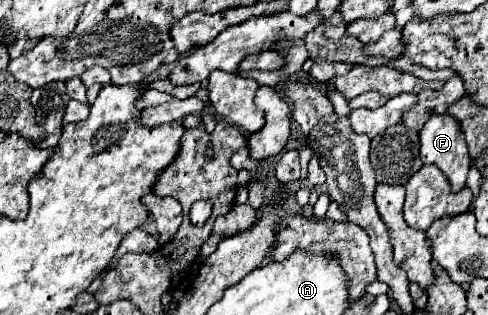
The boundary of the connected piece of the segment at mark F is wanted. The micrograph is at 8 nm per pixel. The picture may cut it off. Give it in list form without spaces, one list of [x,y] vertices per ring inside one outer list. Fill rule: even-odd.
[[[435,114],[425,122],[419,136],[421,160],[439,166],[455,192],[465,188],[471,158],[467,154],[467,142],[459,120],[451,114]]]

